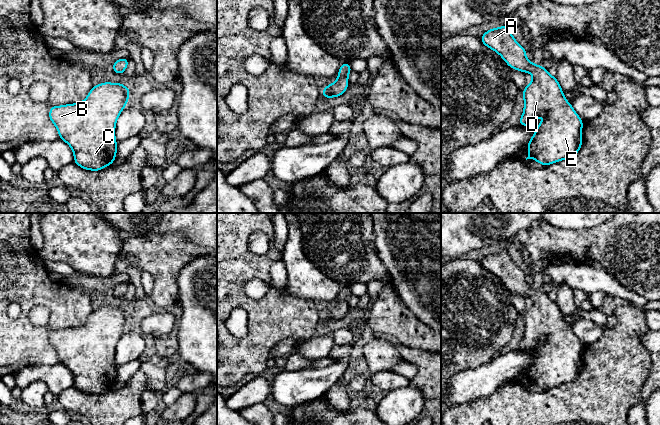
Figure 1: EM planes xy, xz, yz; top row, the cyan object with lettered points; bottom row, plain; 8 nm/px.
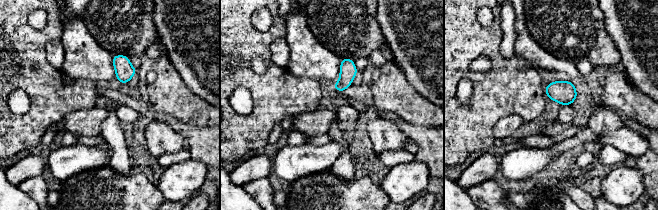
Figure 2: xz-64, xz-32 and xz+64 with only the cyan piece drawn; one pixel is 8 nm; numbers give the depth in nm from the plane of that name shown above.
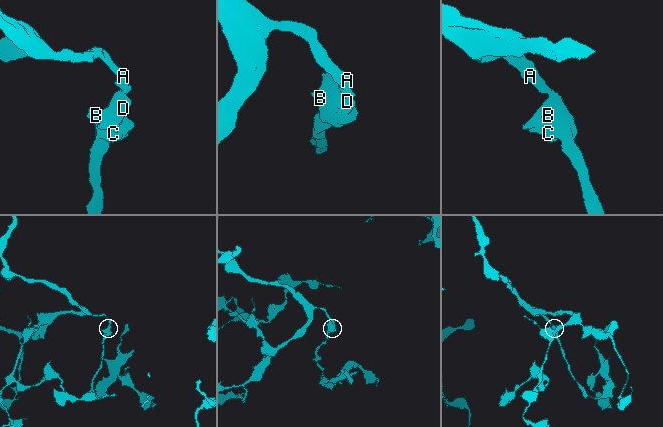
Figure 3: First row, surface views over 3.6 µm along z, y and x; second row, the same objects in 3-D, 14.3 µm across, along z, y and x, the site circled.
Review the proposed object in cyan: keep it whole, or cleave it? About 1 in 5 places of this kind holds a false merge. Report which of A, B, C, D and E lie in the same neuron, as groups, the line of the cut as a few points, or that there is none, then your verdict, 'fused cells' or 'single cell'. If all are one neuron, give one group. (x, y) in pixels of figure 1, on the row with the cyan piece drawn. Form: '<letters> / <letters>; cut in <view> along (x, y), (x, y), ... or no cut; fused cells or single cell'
A B C D E; no cut; single cell

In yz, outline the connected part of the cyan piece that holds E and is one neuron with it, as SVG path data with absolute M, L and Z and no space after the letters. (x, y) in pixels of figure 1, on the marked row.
M507 25L486 31L480 40L486 47L497 52L511 69L524 73L530 72L533 76L533 81L523 89L524 112L518 125L530 126L541 113L545 113L546 116L527 143L528 157L526 160L534 159L542 166L546 166L575 156L583 143L582 126L584 122L565 99L557 78L551 76L542 65L535 66L525 57L527 49L517 43Z

